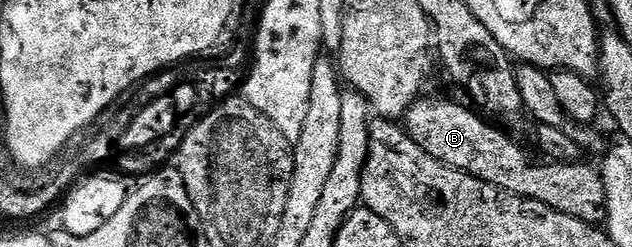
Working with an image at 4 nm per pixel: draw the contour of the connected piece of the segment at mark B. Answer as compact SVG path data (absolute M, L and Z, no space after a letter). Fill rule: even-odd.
M418 98L416 103L410 105L409 111L403 117L403 126L409 132L409 136L431 157L435 157L440 163L447 164L448 167L454 167L456 171L466 171L469 175L474 175L476 179L482 179L492 187L499 188L500 191L506 191L524 199L543 201L543 205L551 205L551 209L559 209L559 213L579 217L579 221L584 223L601 225L606 222L605 181L596 166L588 167L585 161L576 163L540 161L541 163L533 164L532 157L511 136L504 135L499 128L492 127L489 123L484 123L489 121L482 118L476 110L468 106L465 108L461 103L452 103L449 99L425 98Z

